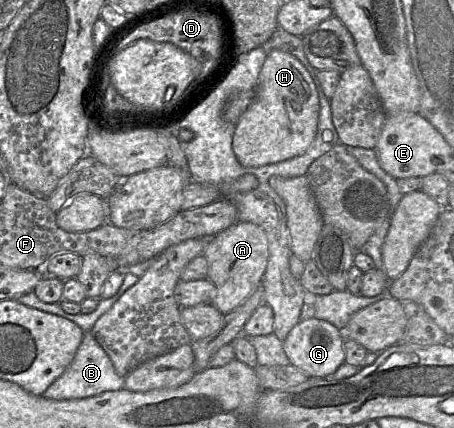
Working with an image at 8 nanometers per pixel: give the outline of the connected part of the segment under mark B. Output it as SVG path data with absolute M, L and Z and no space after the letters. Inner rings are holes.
M124 272L124 281L118 292L110 298L100 299L96 309L89 314L68 314L63 311L59 303L42 302L34 292L23 294L16 299L16 301L25 306L68 319L78 325L83 332L82 342L78 347L73 361L64 373L42 394L43 397L57 401L84 399L98 396L107 391L116 391L124 388L124 377L116 372L110 357L93 337L92 329L99 317L110 310L125 291L133 286L138 280L139 278L137 276Z

